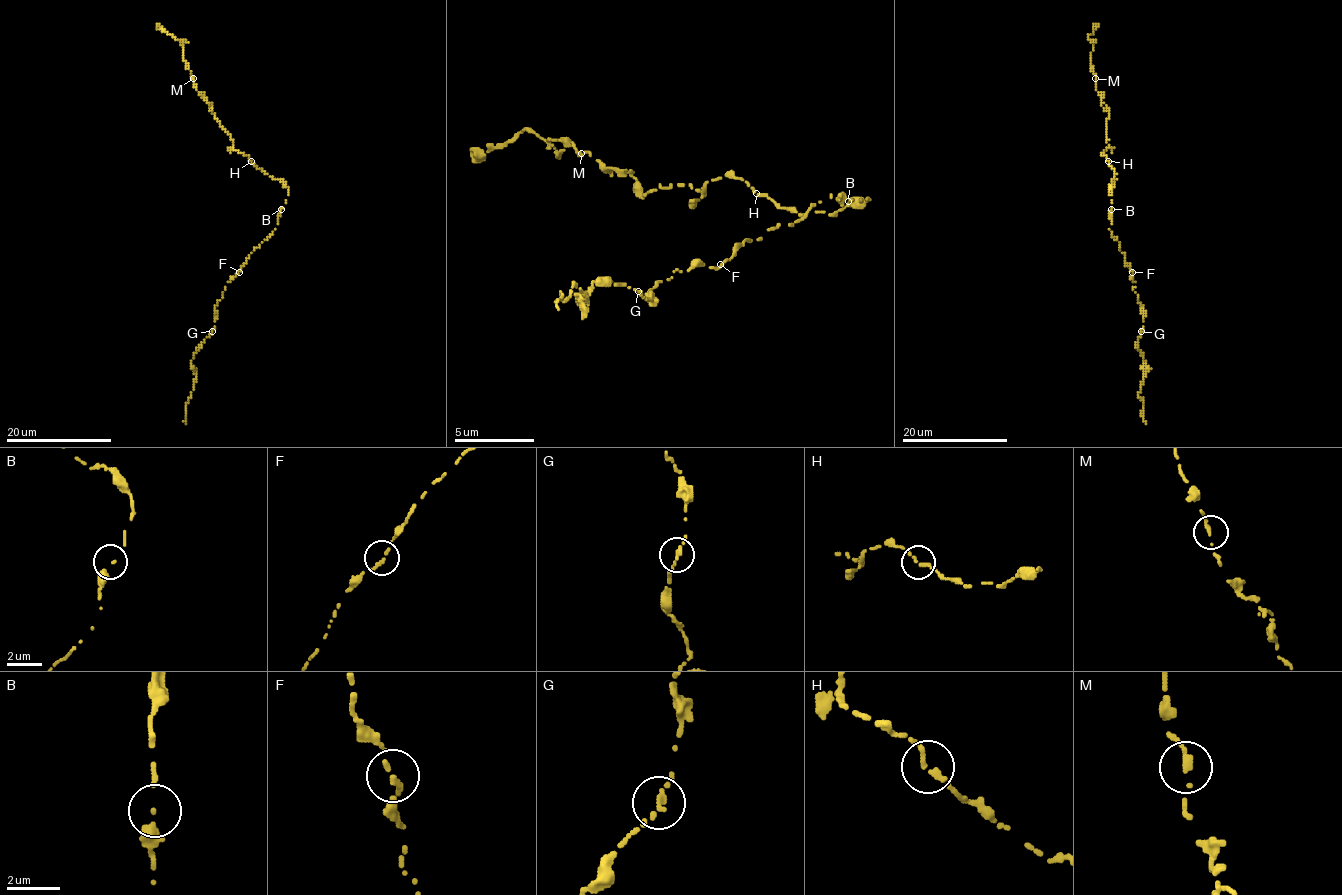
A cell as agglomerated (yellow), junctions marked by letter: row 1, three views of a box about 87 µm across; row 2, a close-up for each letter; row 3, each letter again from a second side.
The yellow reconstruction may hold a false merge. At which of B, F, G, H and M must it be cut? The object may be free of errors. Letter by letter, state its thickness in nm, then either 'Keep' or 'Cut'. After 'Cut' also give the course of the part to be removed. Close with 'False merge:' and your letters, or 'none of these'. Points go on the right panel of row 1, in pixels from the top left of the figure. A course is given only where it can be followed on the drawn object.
B: Thickness 180 nm. Keep
F: Thickness 280 nm. Keep
G: Thickness 200 nm. Keep
H: Thickness 200 nm. Keep
M: Thickness 190 nm. Keep
False merge: none of these

